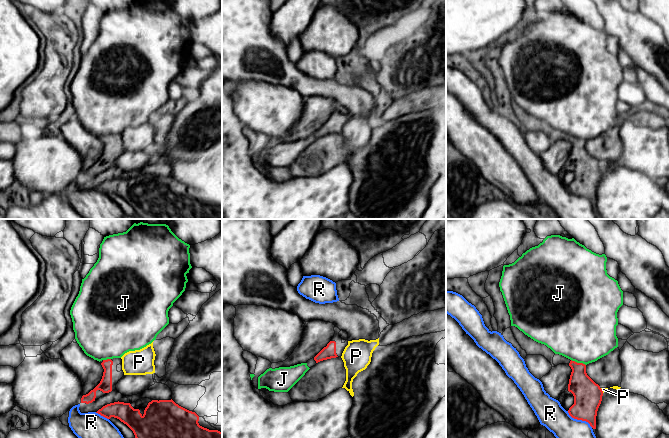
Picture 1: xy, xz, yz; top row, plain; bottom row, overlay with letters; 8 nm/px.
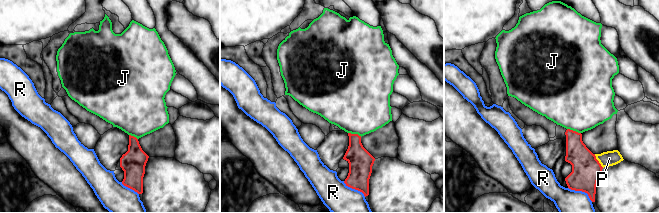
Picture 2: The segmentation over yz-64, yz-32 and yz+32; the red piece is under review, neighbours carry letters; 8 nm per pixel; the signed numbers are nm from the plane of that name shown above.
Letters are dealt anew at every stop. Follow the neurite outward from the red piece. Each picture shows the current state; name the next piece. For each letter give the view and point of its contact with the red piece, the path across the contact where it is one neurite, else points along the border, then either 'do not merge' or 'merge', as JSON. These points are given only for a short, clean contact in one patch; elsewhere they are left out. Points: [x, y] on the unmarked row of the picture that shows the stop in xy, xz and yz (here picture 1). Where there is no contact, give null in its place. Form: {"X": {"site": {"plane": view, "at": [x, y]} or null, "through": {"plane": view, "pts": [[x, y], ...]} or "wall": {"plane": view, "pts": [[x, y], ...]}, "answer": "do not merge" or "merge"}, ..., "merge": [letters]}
{"J": {"site": {"plane": "yz", "at": [578, 139]}, "wall": {"plane": "yz", "pts": [[571, 135], [582, 138], [585, 141]]}, "answer": "do not merge"}, "P": {"site": {"plane": "yz", "at": [601, 166]}, "wall": {"plane": "yz", "pts": [[600, 164], [603, 168]]}, "answer": "do not merge"}, "R": {"site": {"plane": "yz", "at": [579, 195]}, "answer": "do not merge"}, "merge": []}

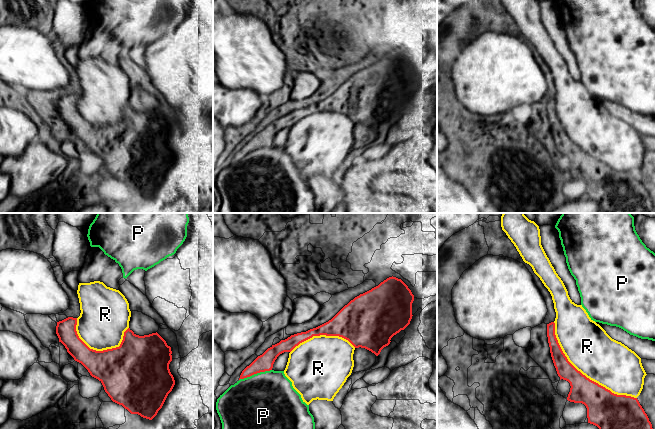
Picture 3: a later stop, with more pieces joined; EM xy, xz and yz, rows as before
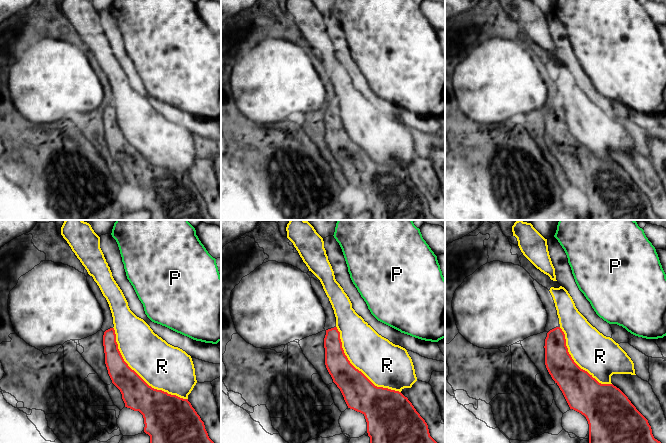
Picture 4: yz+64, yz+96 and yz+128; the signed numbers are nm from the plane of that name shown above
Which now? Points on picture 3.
{"P": {"site": {"plane": "xz", "at": [255, 149]}, "answer": "do not merge"}, "R": {"site": {"plane": "yz", "at": [582, 150]}, "answer": "do not merge"}, "merge": []}

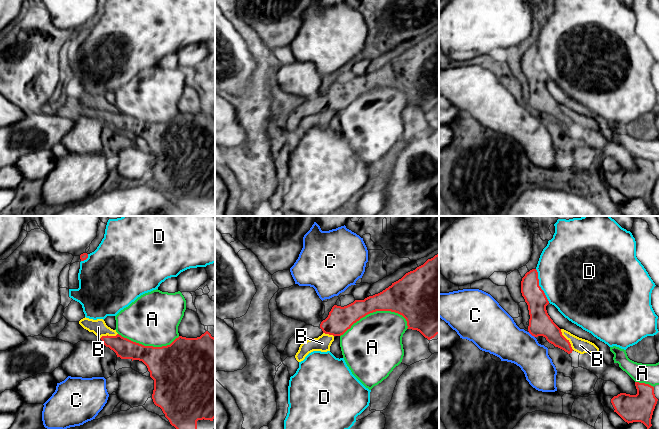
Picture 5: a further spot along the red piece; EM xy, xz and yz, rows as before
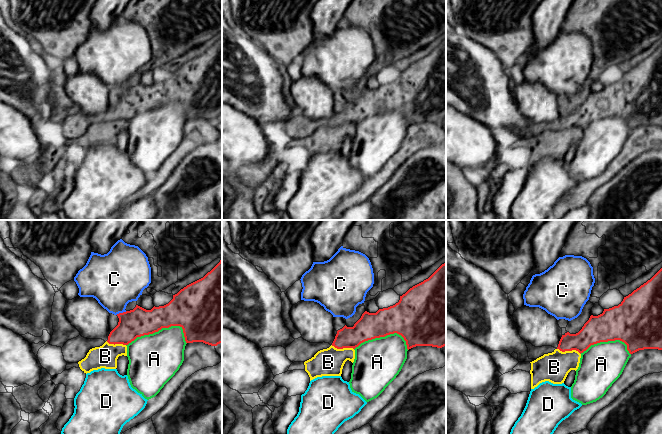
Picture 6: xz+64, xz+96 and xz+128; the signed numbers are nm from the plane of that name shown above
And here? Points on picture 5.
{"A": {"site": {"plane": "xz", "at": [376, 86]}, "answer": "do not merge"}, "B": {"site": {"plane": "yz", "at": [566, 115]}, "through": {"plane": "yz", "pts": [[540, 100], [559, 114], [566, 115], [580, 121]]}, "answer": "merge"}, "C": {"site": {"plane": "yz", "at": [531, 110]}, "wall": {"plane": "yz", "pts": [[528, 108], [534, 113]]}, "answer": "do not merge"}, "D": {"site": {"plane": "yz", "at": [539, 62]}, "answer": "do not merge"}, "merge": ["B"]}

